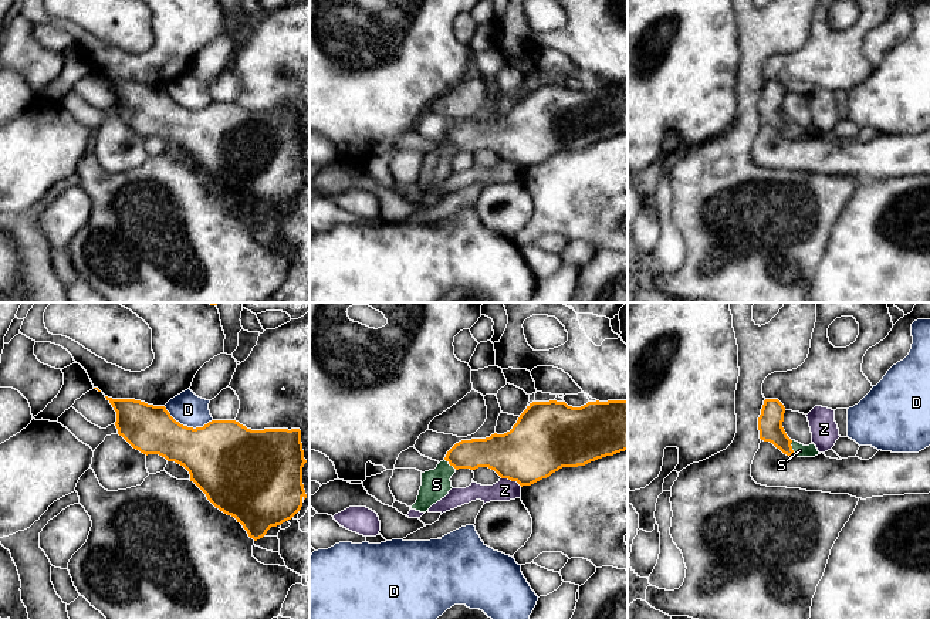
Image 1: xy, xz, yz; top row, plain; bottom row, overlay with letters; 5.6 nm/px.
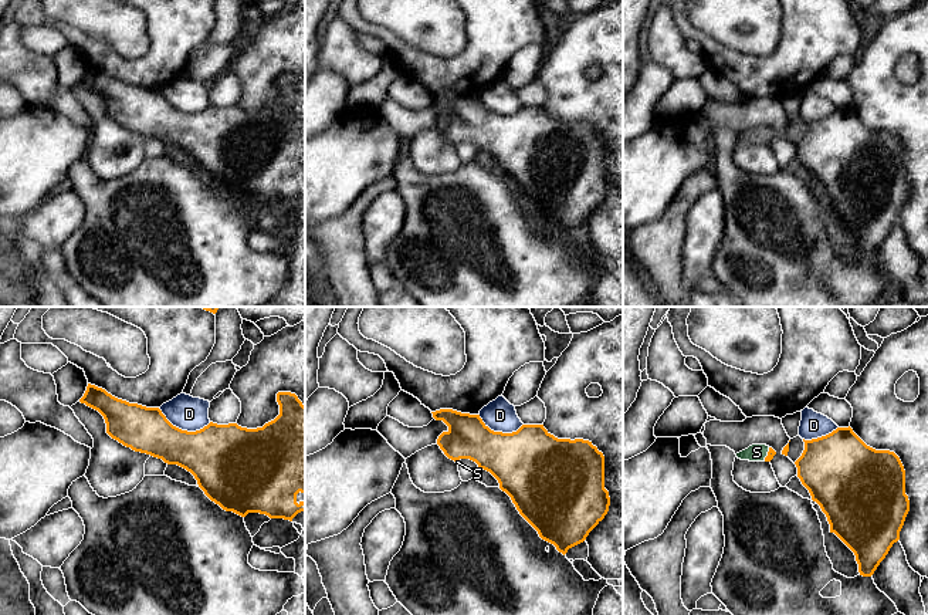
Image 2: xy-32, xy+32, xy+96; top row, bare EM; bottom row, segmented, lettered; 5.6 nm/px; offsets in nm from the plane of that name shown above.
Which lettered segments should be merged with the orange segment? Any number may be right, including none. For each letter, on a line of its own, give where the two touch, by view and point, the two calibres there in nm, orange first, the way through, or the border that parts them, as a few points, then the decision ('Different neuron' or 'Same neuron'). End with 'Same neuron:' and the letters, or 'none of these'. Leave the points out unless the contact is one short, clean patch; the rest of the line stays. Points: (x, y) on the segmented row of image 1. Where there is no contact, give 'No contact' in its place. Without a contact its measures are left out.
D: Touches orange at xy (186, 426). Thickness 380 nm (orange) against 180 nm. Different neuron
S: Touches orange at yz (791, 449). Thickness 140 nm (orange) against 70 nm. Path across: yz (770, 423), (770, 428), (791, 449), (800, 450). Same neuron
Z: Touches orange at xz (511, 480). Thickness 360 nm (orange) against 120 nm. Different neuron
Same neuron: S

